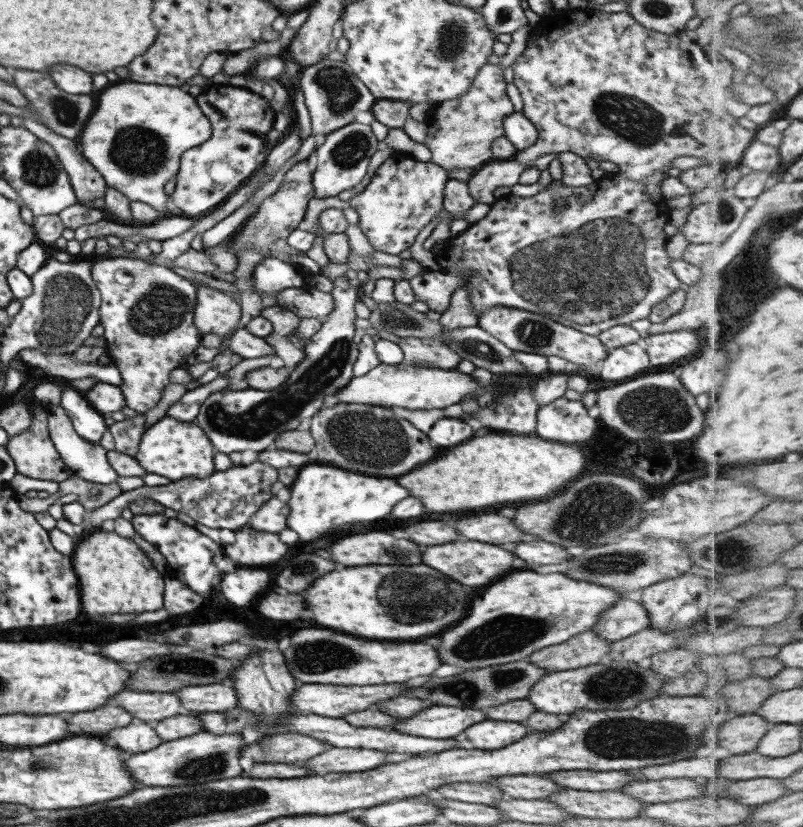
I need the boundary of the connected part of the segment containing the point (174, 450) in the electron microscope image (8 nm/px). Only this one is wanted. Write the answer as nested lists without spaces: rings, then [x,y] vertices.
[[[164,415],[144,431],[135,457],[148,473],[165,476],[172,482],[184,477],[203,479],[210,476],[216,471],[215,453],[215,446],[208,440],[208,436],[199,424],[182,422]]]

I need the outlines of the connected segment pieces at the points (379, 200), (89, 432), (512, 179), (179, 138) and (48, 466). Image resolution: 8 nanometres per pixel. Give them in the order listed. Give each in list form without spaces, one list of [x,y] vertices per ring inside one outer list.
[[[394,153],[377,168],[364,191],[352,196],[349,203],[358,212],[359,226],[374,250],[396,255],[410,248],[420,230],[444,210],[443,191],[447,184],[445,168]]]
[[[74,387],[63,389],[61,407],[67,412],[75,431],[84,440],[100,442],[107,429],[106,416],[91,405],[83,392]]]
[[[556,152],[538,157],[531,164],[522,164],[517,160],[490,160],[483,166],[476,168],[471,180],[466,184],[470,196],[475,199],[475,203],[493,204],[496,199],[493,197],[494,190],[498,186],[506,191],[516,190],[519,187],[519,177],[528,167],[538,168],[543,171],[557,158]]]
[[[124,82],[124,84],[104,90],[98,96],[96,112],[92,114],[90,122],[86,122],[80,133],[82,144],[79,148],[83,157],[99,172],[108,187],[122,192],[131,201],[138,200],[138,202],[150,204],[152,208],[160,212],[161,216],[169,217],[174,214],[170,213],[166,207],[166,202],[168,202],[168,196],[164,190],[166,183],[177,177],[180,156],[188,148],[194,148],[206,142],[212,132],[208,118],[198,108],[194,96],[190,96],[188,92],[176,86]]]
[[[38,404],[29,406],[31,410],[31,425],[28,430],[9,437],[6,443],[7,451],[15,462],[15,467],[18,473],[30,478],[37,478],[38,480],[55,480],[62,482],[73,475],[73,470],[66,466],[62,460],[60,453],[56,450],[54,443],[50,436],[48,436],[48,410],[44,410]]]

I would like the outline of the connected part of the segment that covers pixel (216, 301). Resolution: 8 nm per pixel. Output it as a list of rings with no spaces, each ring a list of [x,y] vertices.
[[[197,286],[194,327],[200,334],[217,334],[223,340],[240,322],[241,307],[230,295],[210,287]]]

